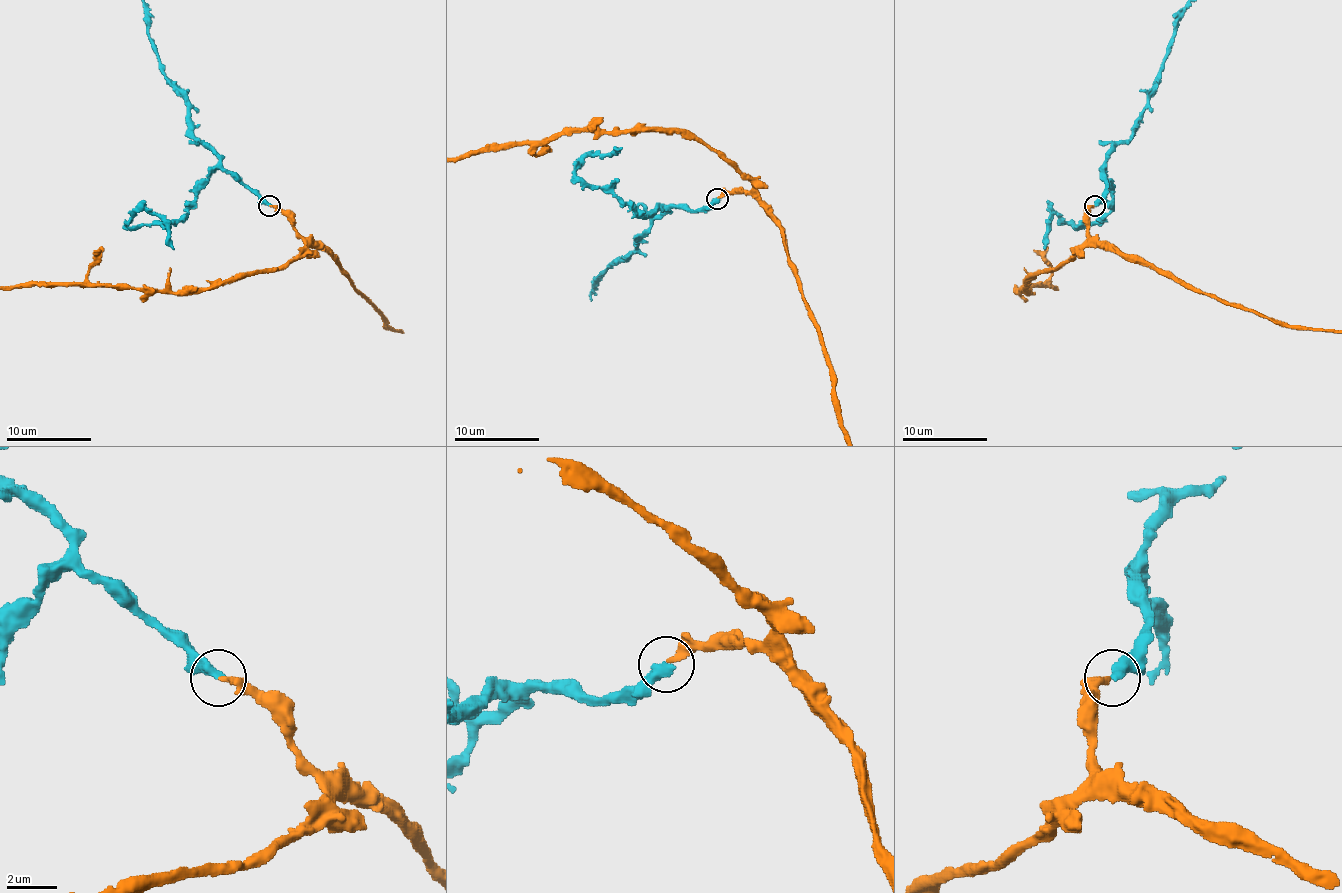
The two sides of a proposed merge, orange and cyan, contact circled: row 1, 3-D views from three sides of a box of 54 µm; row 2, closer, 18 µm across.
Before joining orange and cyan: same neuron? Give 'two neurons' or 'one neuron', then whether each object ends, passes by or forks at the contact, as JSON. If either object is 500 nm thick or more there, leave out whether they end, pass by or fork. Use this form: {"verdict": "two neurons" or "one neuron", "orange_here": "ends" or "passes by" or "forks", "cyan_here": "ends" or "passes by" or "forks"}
{"verdict": "one neuron", "orange_here": "ends", "cyan_here": "ends"}

